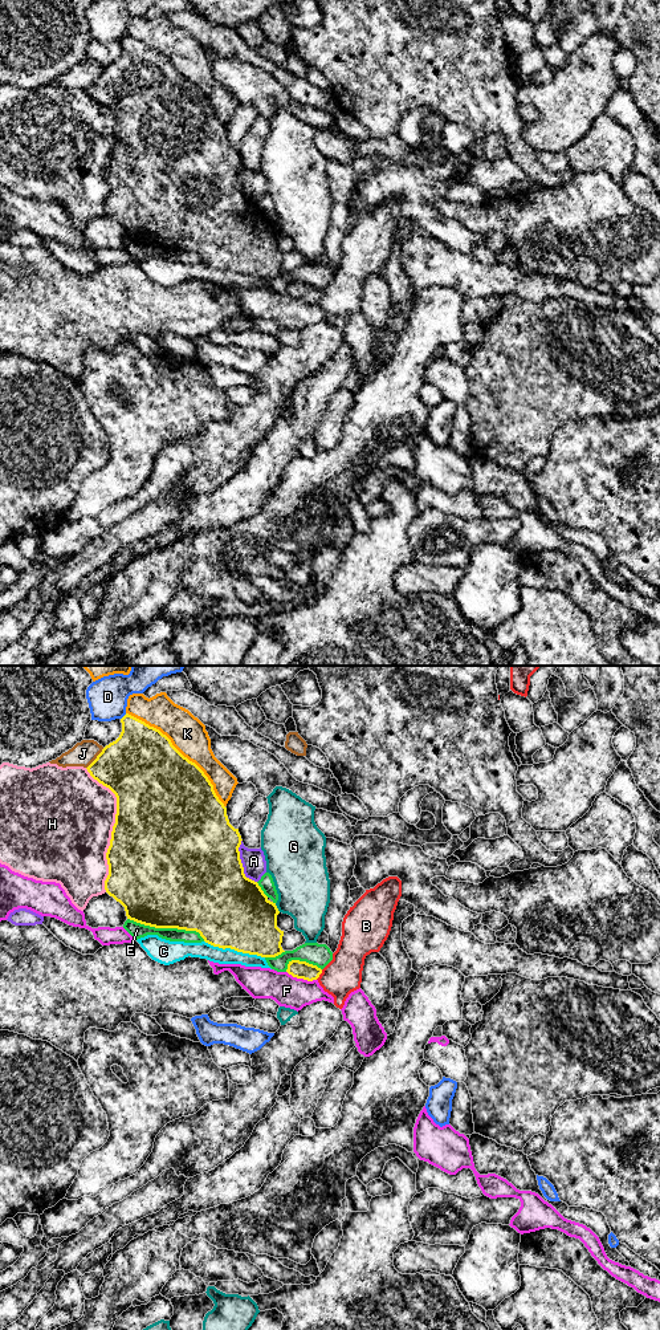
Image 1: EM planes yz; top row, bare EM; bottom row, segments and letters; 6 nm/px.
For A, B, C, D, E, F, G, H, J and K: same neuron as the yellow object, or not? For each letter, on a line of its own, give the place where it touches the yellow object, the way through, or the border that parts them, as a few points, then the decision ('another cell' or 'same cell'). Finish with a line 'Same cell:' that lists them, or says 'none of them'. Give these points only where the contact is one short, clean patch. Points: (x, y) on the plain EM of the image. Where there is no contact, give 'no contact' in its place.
A: meets yellow in yz at (241, 184); another cell
B: meets yellow in yz at (320, 295); border along yz (322, 291), (316, 300); another cell
C: meets yellow in yz at (235, 271); another cell
D: meets yellow in yz at (123, 37); another cell
E: meets yellow in yz at (167, 248); another cell
F: meets yellow in yz at (301, 299); another cell
G: meets yellow in yz at (276, 228); another cell
H: meets yellow in yz at (113, 149); another cell
J: meets yellow in yz at (96, 80); another cell
K: meets yellow in yz at (180, 74); another cell
Same cell: none of them

